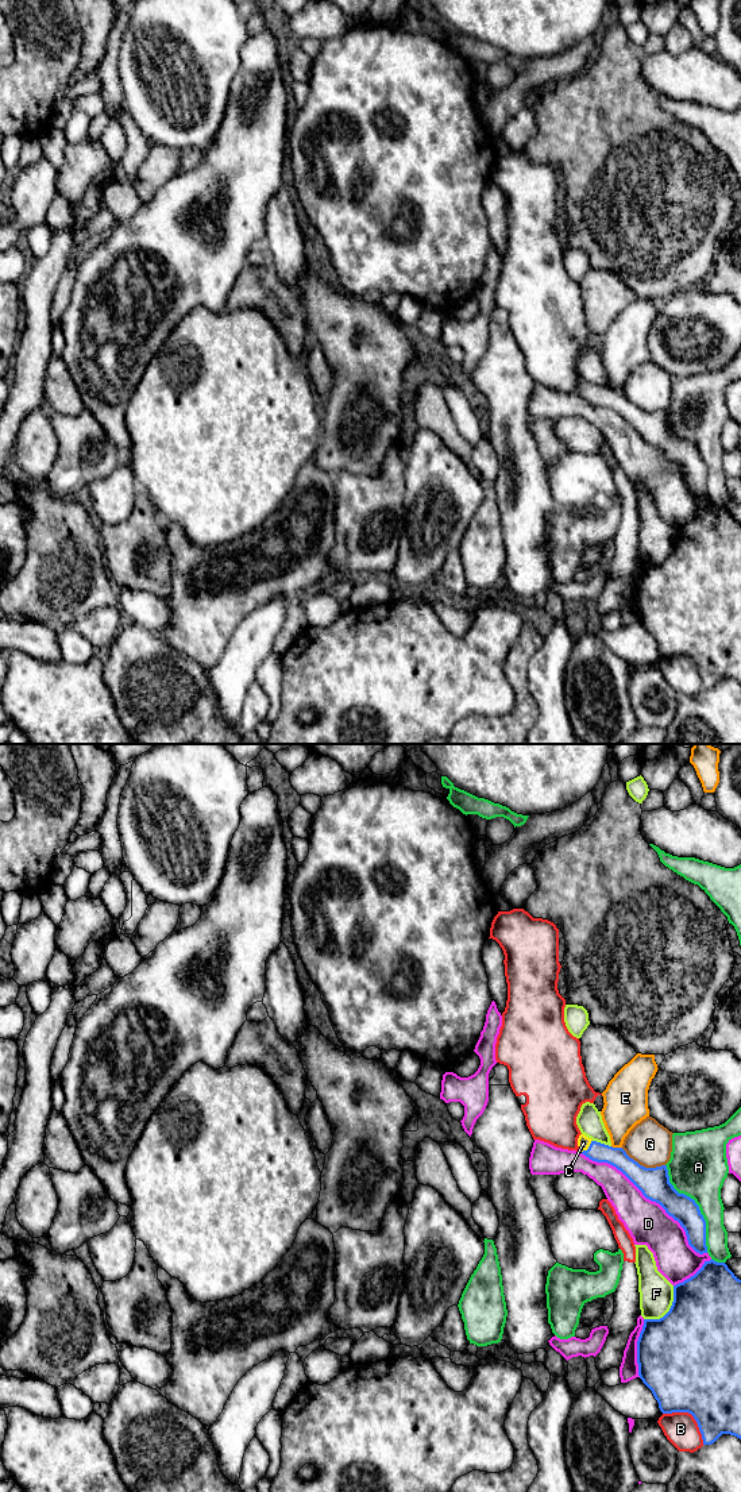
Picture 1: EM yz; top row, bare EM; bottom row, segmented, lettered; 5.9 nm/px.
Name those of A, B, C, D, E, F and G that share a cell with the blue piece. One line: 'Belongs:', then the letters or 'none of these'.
Belongs: C

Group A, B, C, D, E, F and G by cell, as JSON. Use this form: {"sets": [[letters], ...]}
{"sets": [["A"], ["B"], ["C"], ["D"], ["E"], ["F"], ["G"]]}

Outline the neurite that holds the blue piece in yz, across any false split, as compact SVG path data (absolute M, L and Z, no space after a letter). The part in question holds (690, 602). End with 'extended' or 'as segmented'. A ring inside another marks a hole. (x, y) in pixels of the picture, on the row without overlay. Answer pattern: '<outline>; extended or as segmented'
M705 505L690 523L674 529L674 545L660 563L644 563L637 585L638 620L652 635L663 658L688 656L702 678L703 689L722 678L741 683L741 524L725 506Z; as segmented

